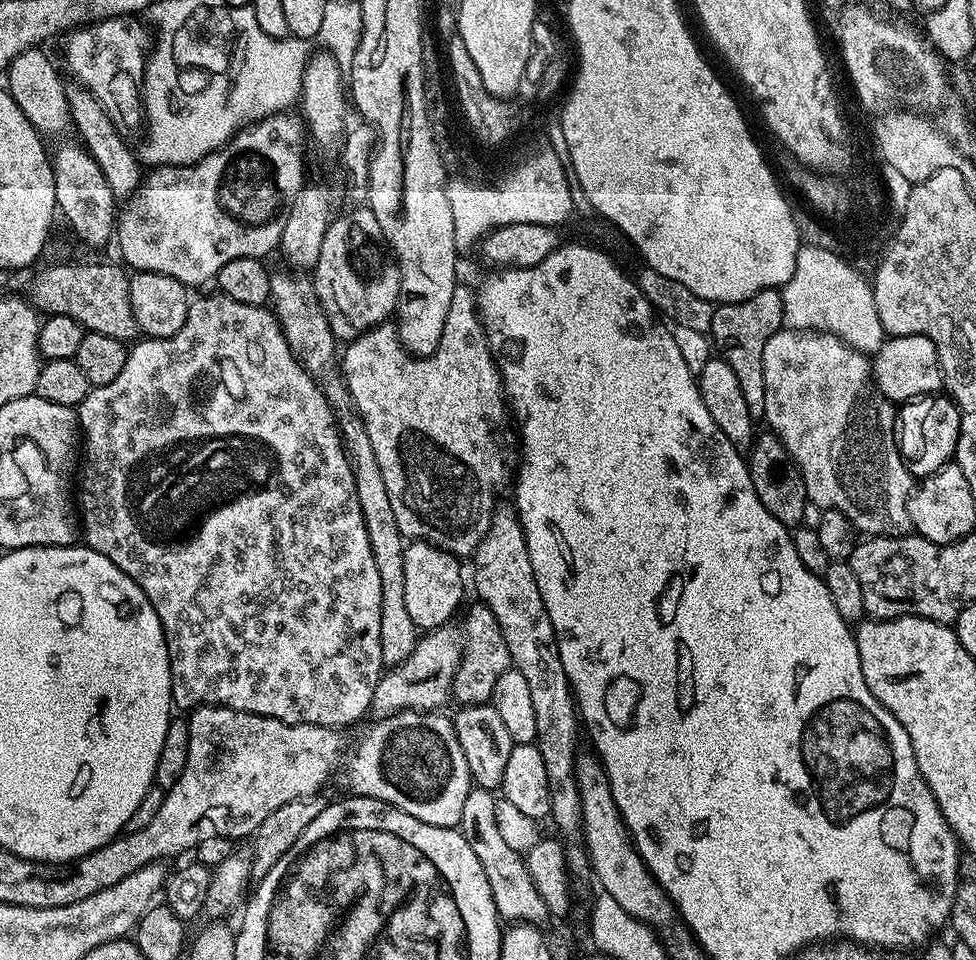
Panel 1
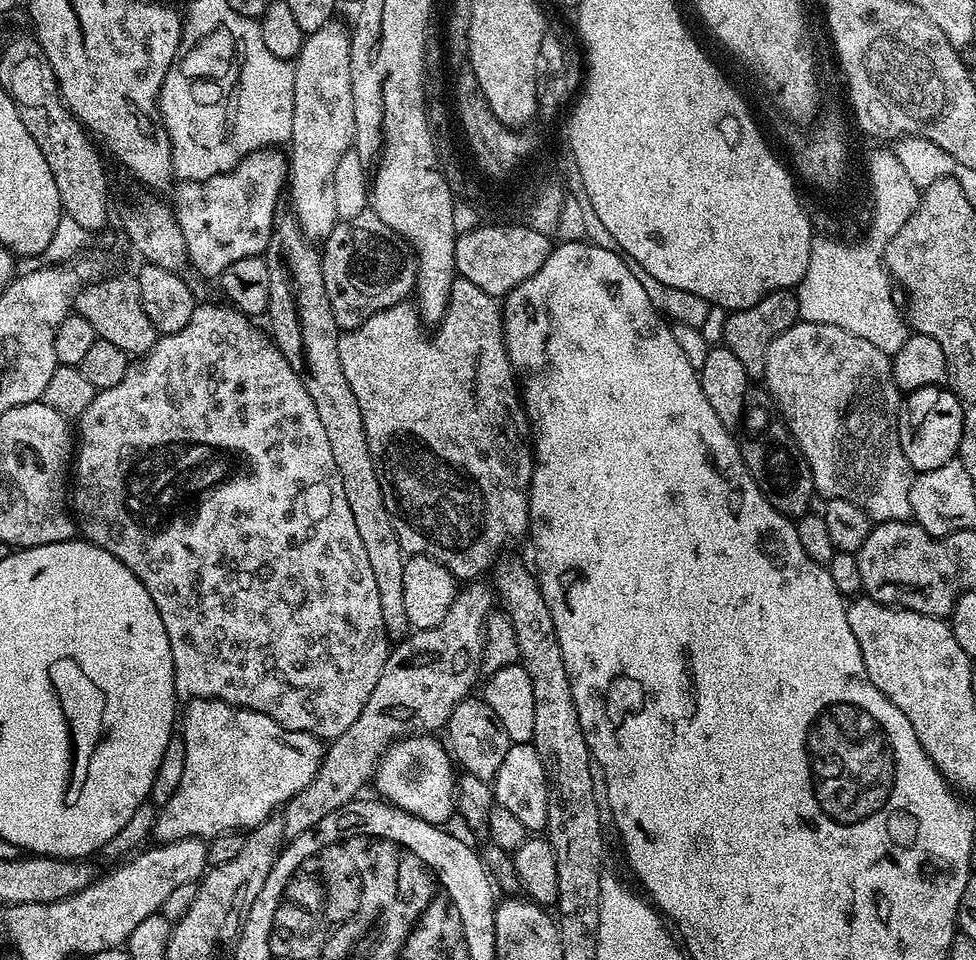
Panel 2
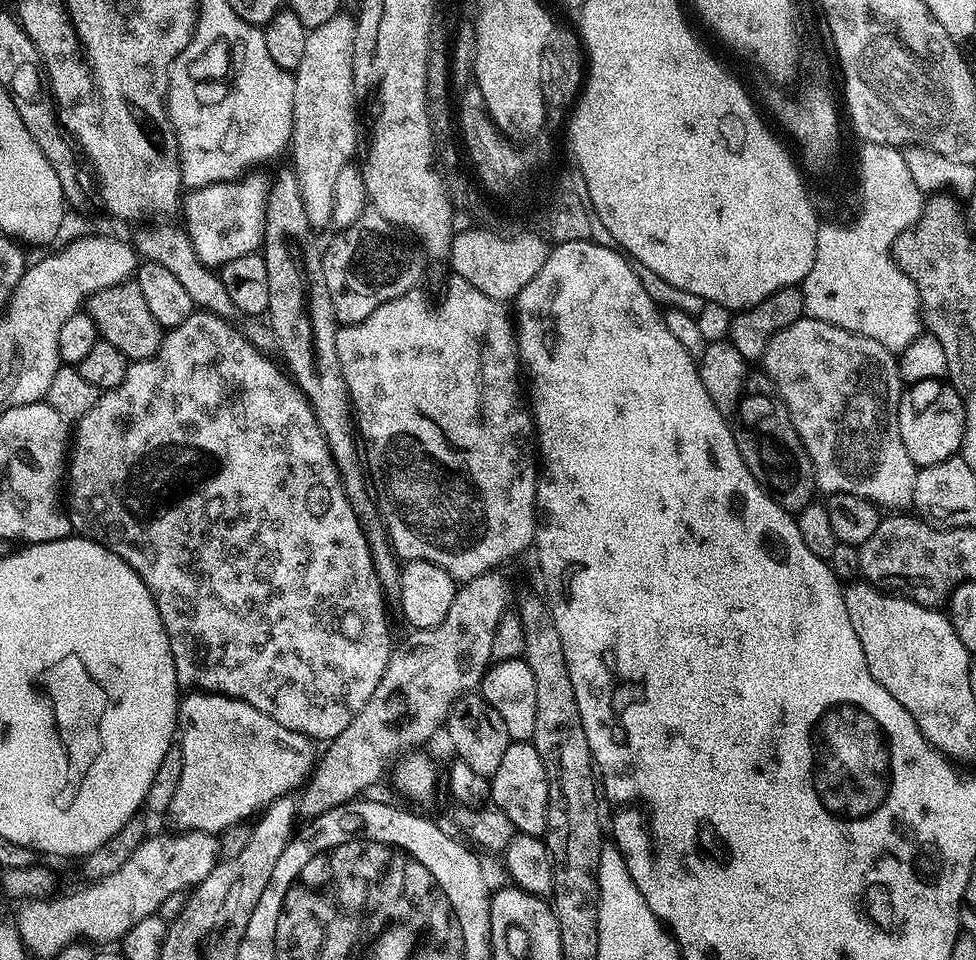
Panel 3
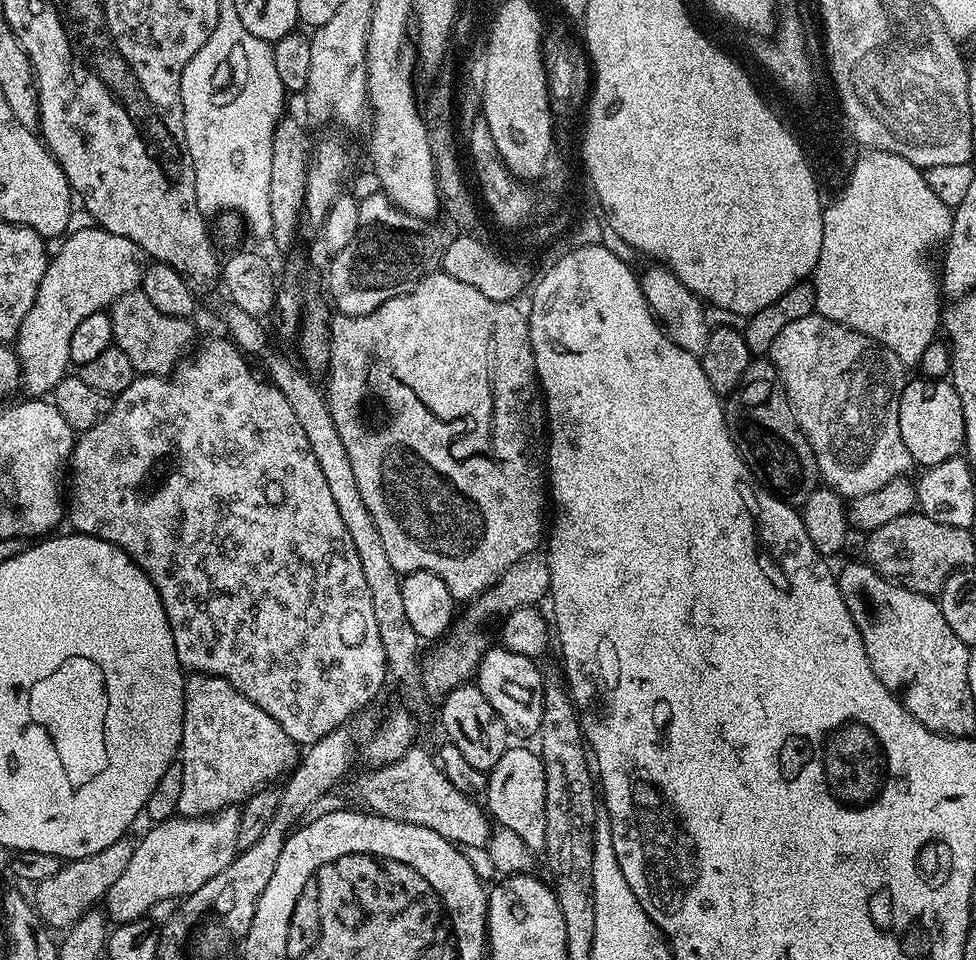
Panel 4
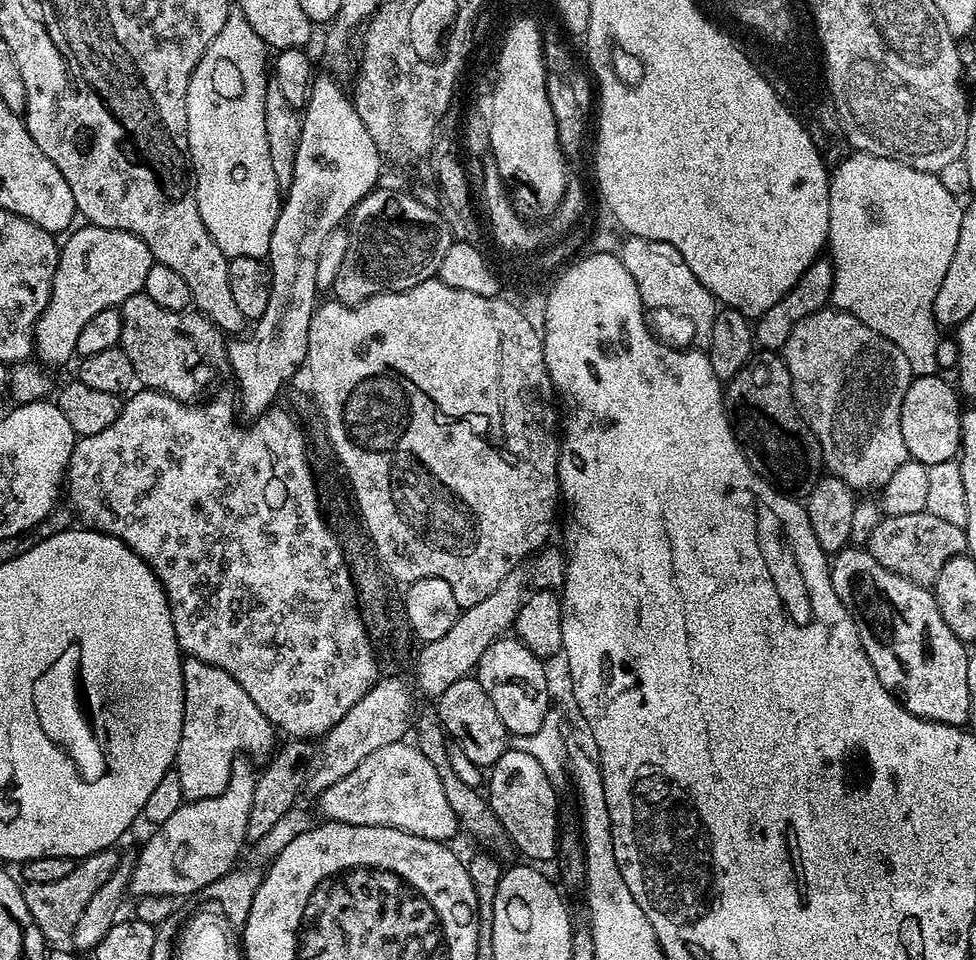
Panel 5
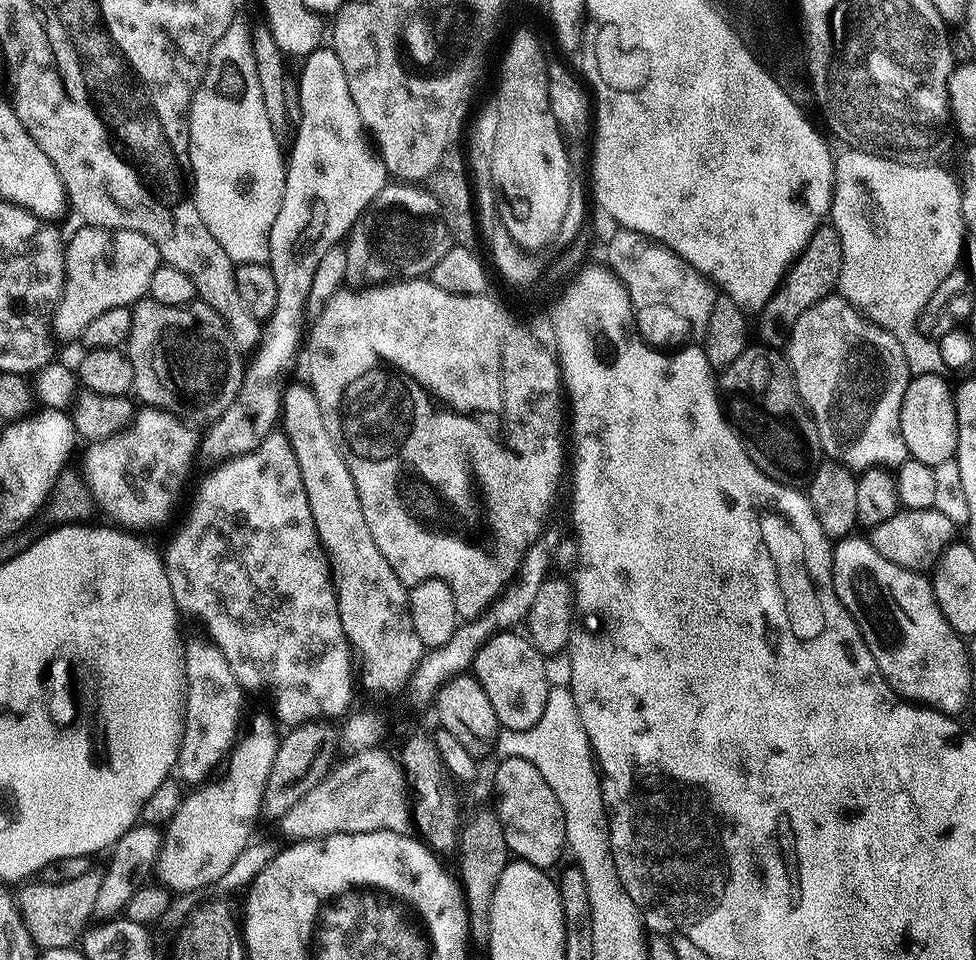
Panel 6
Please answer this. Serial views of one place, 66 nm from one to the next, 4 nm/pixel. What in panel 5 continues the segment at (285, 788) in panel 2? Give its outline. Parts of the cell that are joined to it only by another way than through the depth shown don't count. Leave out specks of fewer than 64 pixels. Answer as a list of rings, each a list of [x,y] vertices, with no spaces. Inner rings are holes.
[[[191,658],[183,665],[184,717],[174,771],[182,782],[185,801],[191,802],[222,794],[232,778],[232,761],[241,754],[267,757],[277,747],[278,732],[226,670]]]

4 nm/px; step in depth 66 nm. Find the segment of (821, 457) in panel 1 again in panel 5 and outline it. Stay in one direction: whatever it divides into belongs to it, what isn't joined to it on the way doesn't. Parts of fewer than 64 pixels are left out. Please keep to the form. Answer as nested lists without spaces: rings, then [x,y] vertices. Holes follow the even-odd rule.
[[[825,306],[810,314],[790,330],[782,349],[784,365],[790,370],[792,396],[800,415],[818,438],[824,455],[824,468],[839,480],[844,480],[854,490],[860,488],[879,489],[890,478],[894,470],[908,461],[906,442],[902,442],[902,398],[914,379],[906,354],[894,346],[882,334],[870,330],[854,314]]]

